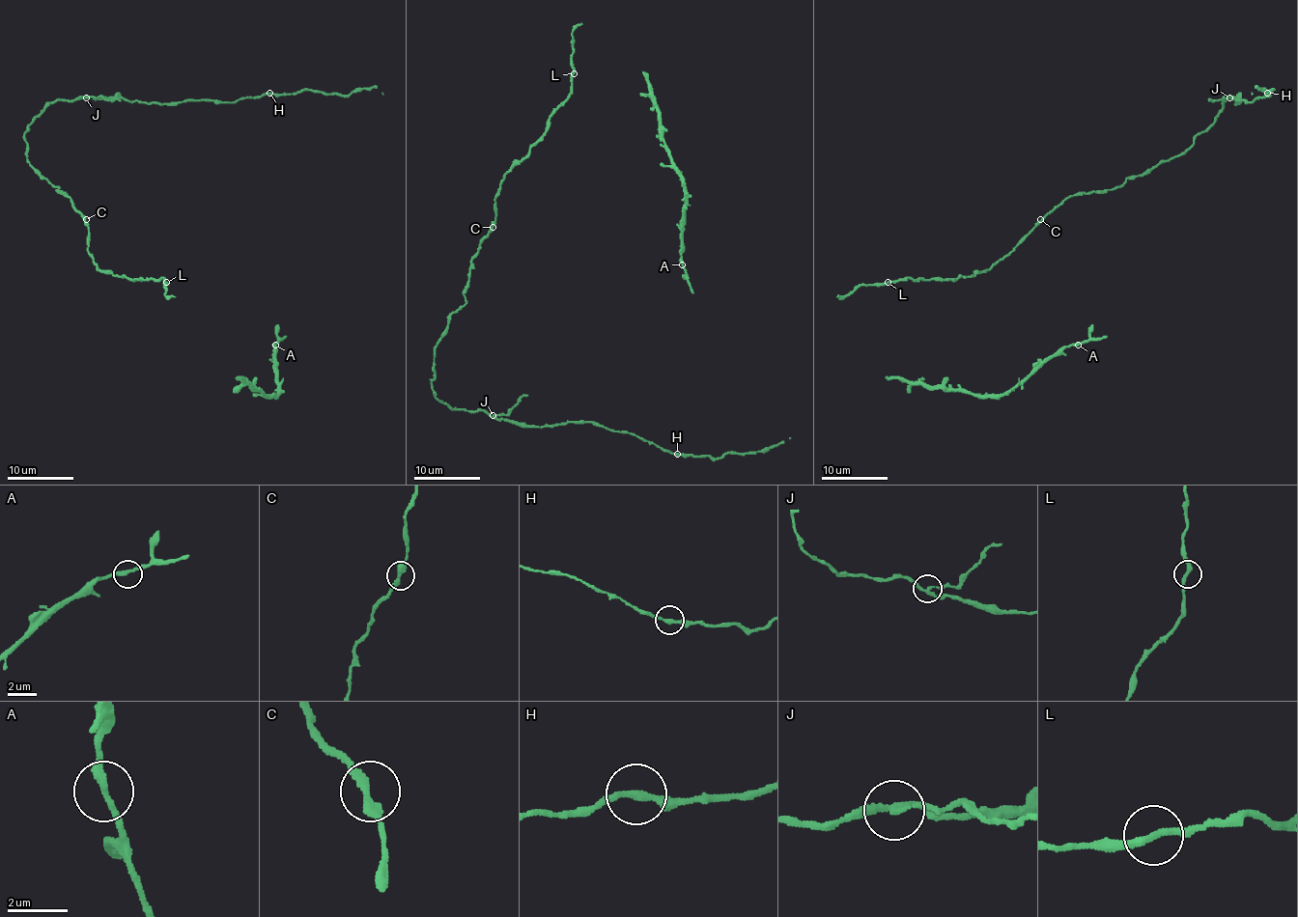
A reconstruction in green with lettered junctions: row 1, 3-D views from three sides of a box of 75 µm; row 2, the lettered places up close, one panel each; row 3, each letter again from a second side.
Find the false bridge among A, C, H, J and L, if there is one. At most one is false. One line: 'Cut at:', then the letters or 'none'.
Cut at: J

